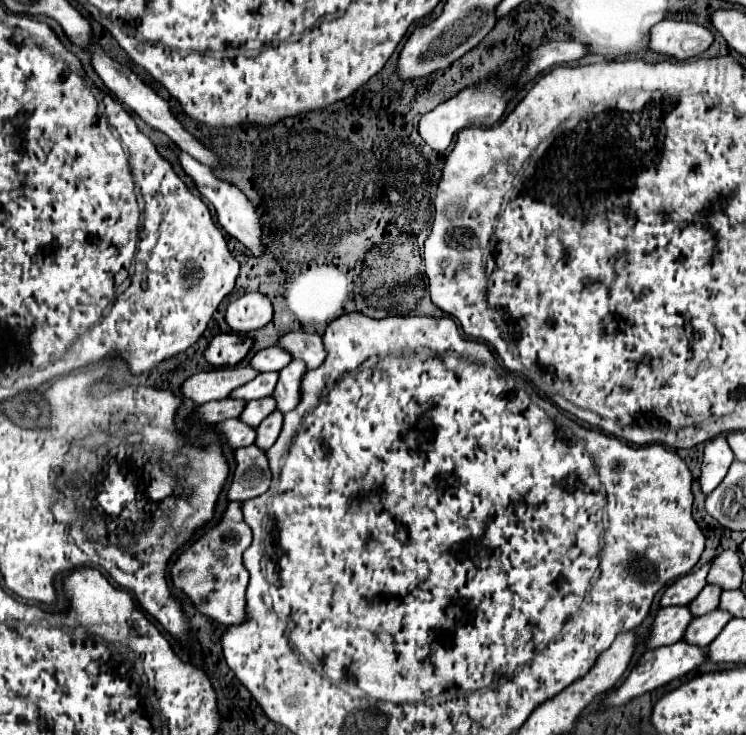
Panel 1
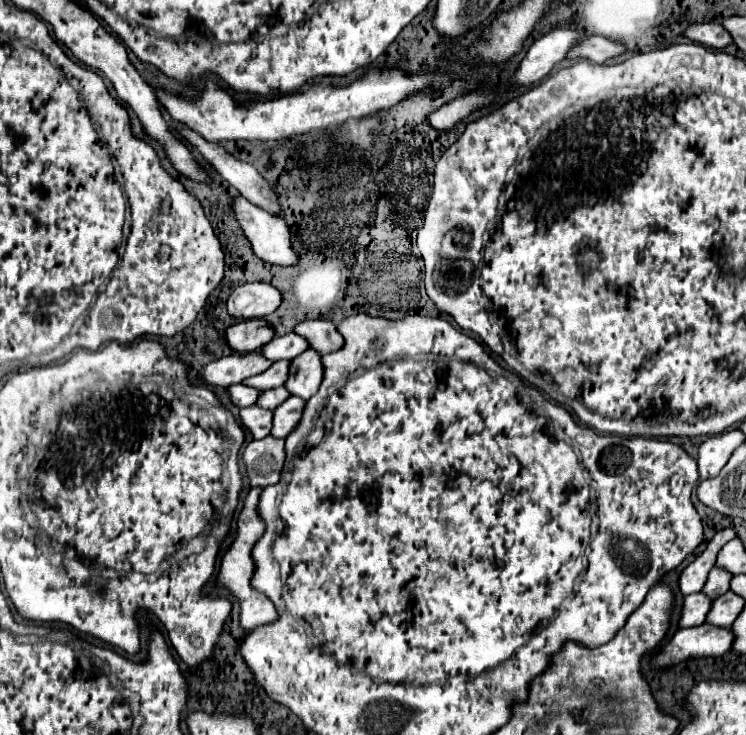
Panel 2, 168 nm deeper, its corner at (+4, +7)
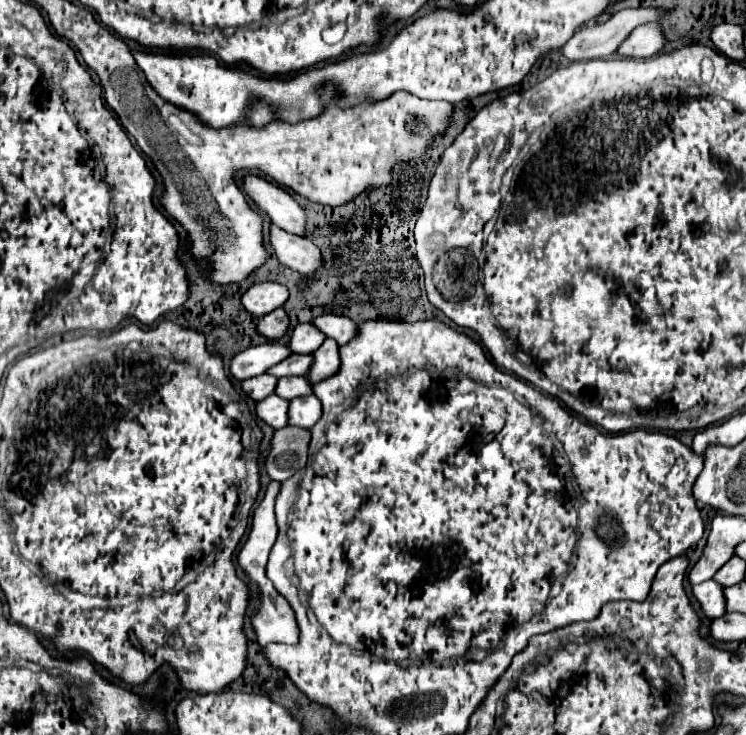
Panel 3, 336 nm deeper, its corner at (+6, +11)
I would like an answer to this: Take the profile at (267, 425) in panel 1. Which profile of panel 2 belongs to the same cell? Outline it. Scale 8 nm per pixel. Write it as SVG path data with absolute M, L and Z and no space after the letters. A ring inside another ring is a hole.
M290 396L288 400L284 400L284 404L280 404L274 410L274 420L272 420L272 436L274 438L284 438L288 436L288 432L292 432L292 428L296 426L296 420L300 420L300 412L304 408L304 400Z

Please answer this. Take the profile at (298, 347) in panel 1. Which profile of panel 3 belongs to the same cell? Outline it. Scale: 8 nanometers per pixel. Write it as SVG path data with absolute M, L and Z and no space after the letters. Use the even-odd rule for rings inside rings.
M322 314L318 318L312 320L312 324L316 328L320 328L328 338L334 338L338 340L340 346L348 344L350 340L356 338L358 334L358 324L352 322L350 318L346 316L336 316L336 314Z

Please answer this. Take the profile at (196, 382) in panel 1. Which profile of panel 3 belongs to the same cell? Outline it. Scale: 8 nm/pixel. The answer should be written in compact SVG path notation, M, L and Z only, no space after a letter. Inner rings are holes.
M266 342L260 346L252 346L244 352L238 352L232 358L232 374L238 380L254 378L258 374L264 374L274 364L286 360L290 354L292 354L292 350L278 342Z

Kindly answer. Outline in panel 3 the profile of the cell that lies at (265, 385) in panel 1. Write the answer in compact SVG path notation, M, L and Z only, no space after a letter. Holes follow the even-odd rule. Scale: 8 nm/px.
M292 354L286 360L282 360L280 364L272 366L268 370L268 374L278 376L278 378L282 378L282 376L304 376L304 374L308 374L312 360L314 360L312 354Z

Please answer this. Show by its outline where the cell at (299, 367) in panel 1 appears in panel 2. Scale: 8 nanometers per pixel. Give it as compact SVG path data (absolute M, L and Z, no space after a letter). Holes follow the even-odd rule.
M308 348L306 352L290 360L290 376L284 382L284 388L292 396L308 400L318 392L320 382L322 382L322 364L320 354L316 354L316 350Z

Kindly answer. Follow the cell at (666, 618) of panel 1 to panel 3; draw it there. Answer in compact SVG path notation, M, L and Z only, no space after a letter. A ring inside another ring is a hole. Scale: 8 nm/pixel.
M708 580L694 586L694 596L700 602L704 614L708 618L720 618L726 614L726 598L724 598L724 586L716 580Z

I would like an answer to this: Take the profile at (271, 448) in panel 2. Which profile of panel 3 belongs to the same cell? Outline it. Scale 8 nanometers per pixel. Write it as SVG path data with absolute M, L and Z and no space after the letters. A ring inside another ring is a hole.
M286 426L274 432L270 442L270 454L266 460L266 472L272 480L288 480L308 462L310 430L298 426Z

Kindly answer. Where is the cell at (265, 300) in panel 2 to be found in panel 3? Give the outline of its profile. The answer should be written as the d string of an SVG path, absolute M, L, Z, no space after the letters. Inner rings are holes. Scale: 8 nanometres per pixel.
M260 282L254 284L244 296L242 296L242 304L244 308L262 318L266 314L270 314L272 310L284 306L284 302L288 300L288 288L278 284L278 282Z

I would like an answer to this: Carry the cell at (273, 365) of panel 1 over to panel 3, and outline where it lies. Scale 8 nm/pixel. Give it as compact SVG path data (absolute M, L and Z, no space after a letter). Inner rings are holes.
M298 324L292 332L292 340L288 346L292 348L292 352L312 354L322 346L324 340L326 340L326 336L322 332L318 332L318 328L314 324Z

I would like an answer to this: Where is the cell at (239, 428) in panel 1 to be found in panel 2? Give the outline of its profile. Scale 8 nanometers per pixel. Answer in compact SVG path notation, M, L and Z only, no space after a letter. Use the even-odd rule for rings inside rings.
M248 406L248 408L240 410L240 418L242 418L242 426L252 434L254 440L260 440L260 438L270 434L272 412L264 410L264 408Z

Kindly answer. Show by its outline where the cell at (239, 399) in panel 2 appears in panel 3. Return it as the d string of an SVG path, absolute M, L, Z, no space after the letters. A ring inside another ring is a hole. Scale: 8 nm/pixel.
M260 374L254 378L248 378L242 382L242 390L252 398L252 400L264 400L266 396L270 396L276 388L278 378L272 374Z

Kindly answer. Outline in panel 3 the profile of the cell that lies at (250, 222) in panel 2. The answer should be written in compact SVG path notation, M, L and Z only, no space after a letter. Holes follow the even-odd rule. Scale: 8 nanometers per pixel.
M272 224L270 228L270 244L276 250L278 260L300 274L312 274L324 264L320 248L312 244L310 238L300 238L300 236L282 232L278 230L276 224Z

